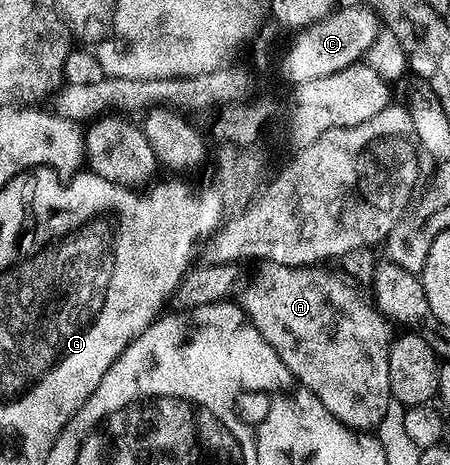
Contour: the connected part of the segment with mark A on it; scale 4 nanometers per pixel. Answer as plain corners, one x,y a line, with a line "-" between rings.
263,262
256,268
259,269
252,274
251,281
247,285
244,283
237,292
237,303
251,325
269,346
273,346
273,350
277,350
277,358
285,362
296,380
317,394
317,398
321,398
321,406
325,406
329,414
356,432
370,433
377,429
385,417
389,401
387,359
393,328
387,317
380,314
374,303
367,301
366,304
342,275
334,276
333,273
326,272
326,267
290,268

